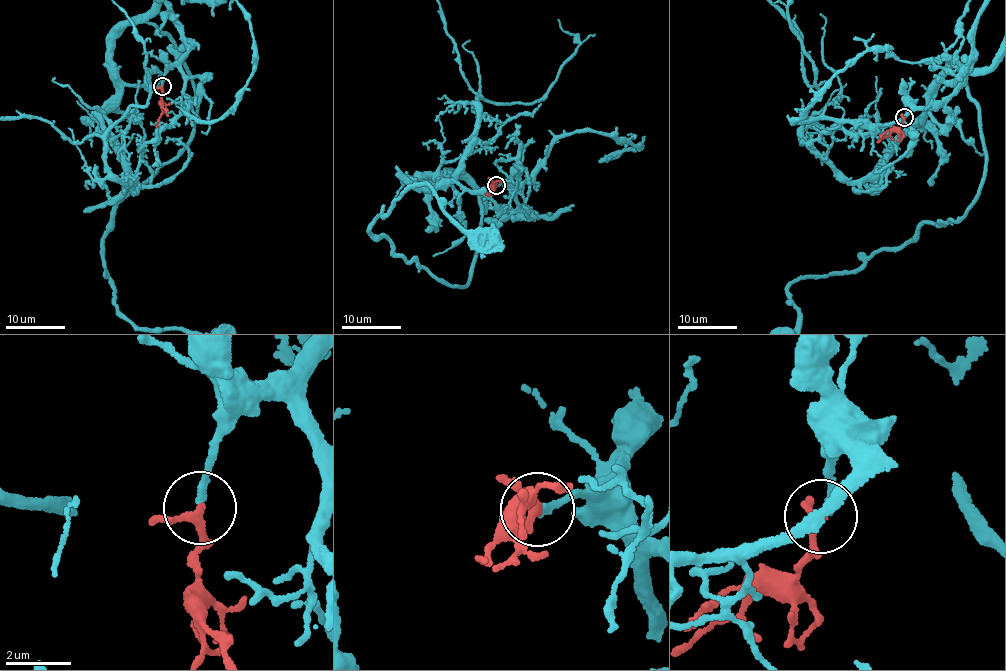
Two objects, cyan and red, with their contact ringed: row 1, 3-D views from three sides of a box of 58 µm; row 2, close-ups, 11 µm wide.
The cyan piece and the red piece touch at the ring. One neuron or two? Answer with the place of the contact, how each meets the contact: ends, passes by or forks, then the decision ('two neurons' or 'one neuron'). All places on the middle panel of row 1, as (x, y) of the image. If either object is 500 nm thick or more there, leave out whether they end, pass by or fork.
place (496, 185); cyan ends; red passes by; one neuron

